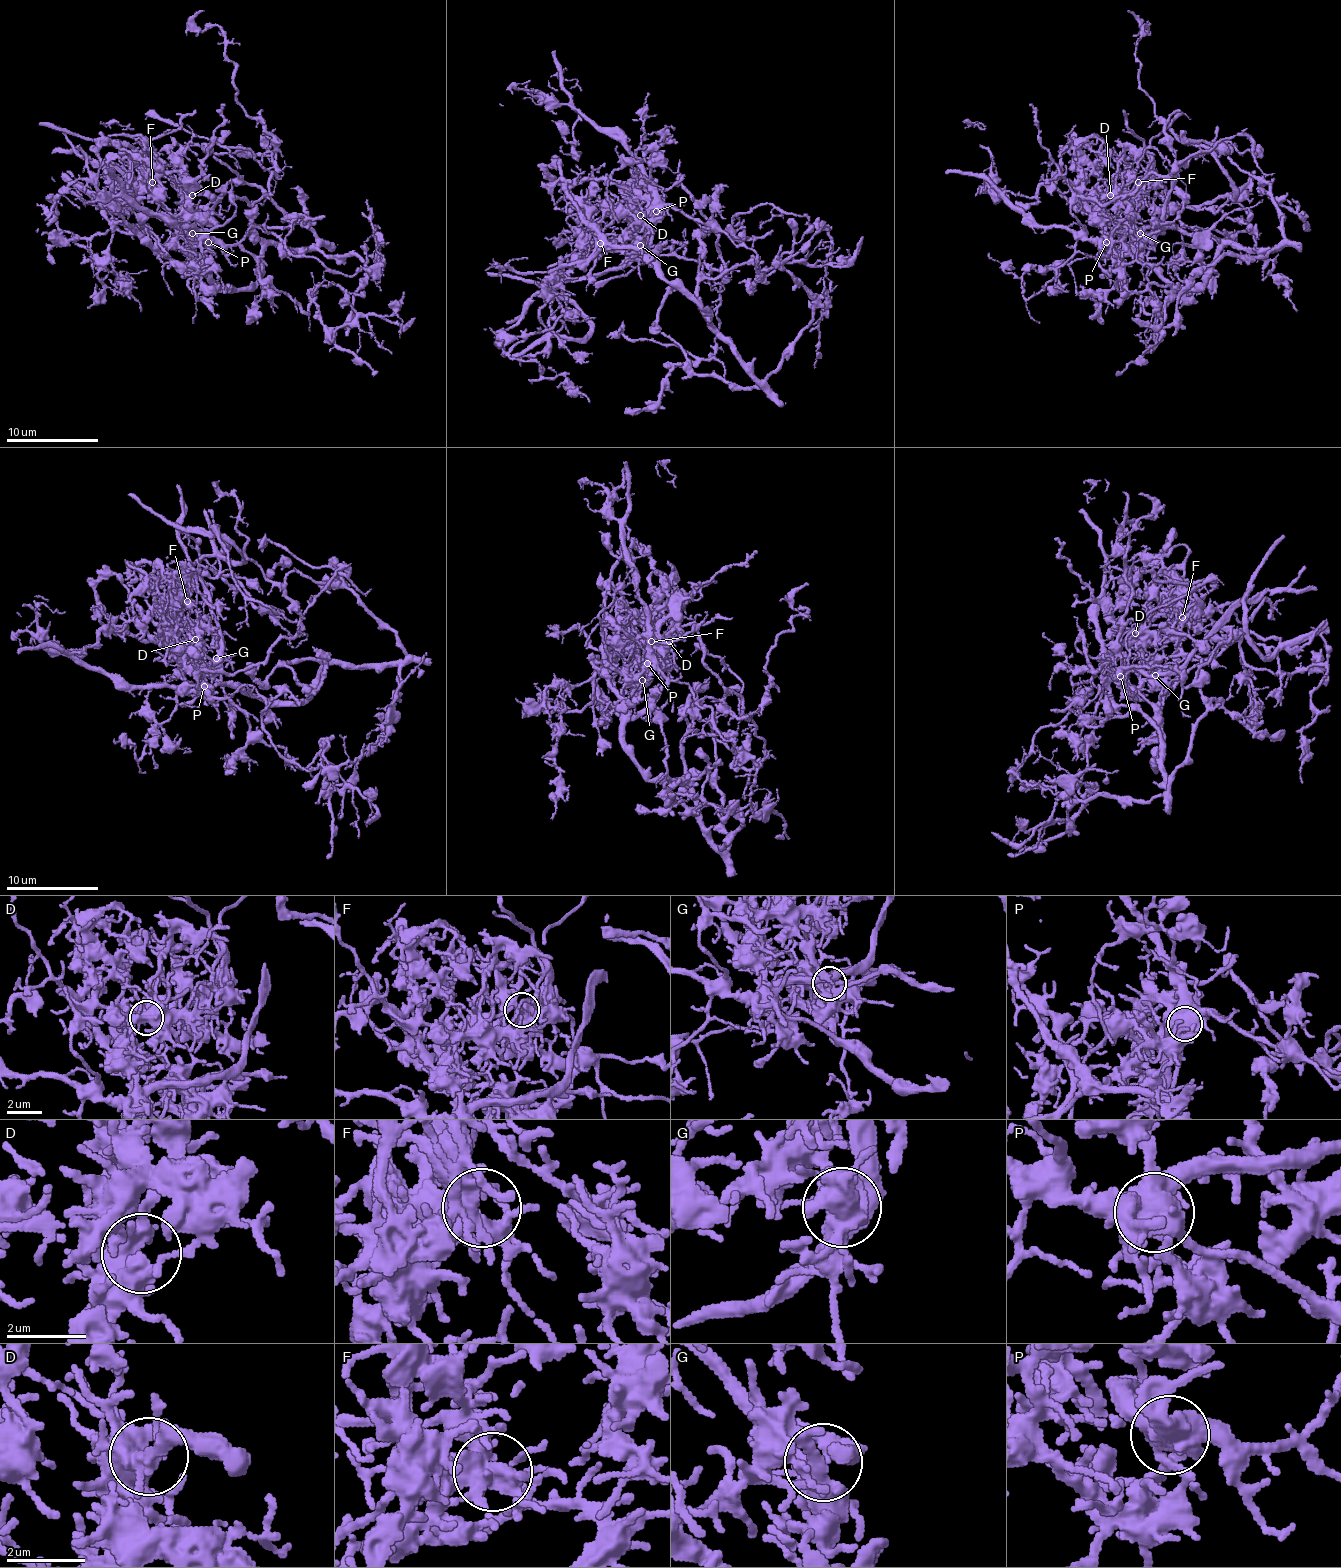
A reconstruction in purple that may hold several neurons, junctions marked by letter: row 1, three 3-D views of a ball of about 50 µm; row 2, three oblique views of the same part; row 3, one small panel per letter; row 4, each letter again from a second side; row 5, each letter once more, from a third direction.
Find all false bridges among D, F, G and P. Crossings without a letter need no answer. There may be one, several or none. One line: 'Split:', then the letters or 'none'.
Split: G, P

